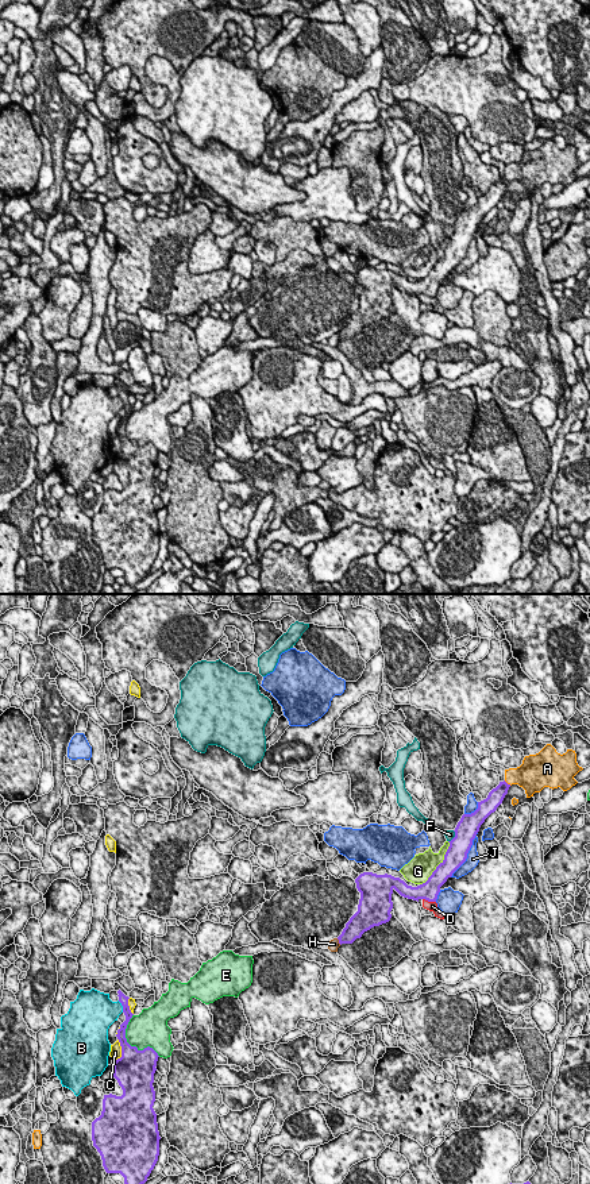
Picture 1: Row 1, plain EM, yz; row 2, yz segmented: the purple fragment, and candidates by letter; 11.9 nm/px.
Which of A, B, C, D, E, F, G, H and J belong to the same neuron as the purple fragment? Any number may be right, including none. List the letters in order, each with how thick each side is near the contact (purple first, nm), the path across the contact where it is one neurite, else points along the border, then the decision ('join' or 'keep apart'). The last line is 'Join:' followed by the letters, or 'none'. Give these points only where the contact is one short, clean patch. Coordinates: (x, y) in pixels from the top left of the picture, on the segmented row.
A: 190 nm thick on the purple side, 280 nm on the other; keep apart
B: 120 nm thick on the purple side, 340 nm on the other; keep apart
C: 420 nm thick on the purple side, 130 nm on the other; keep apart
D: 240 nm thick on the purple side, 130 nm on the other; border along yz (423, 898), (435, 902); keep apart
E: 360 nm thick on the purple side, 400 nm on the other; keep apart
F: 260 nm thick on the purple side, 120 nm on the other; border along yz (454, 830), (454, 836), (448, 841); keep apart
G: 260 nm thick on the purple side, 300 nm on the other; keep apart
H: 240 nm thick on the purple side, 130 nm on the other; border along yz (336, 938), (340, 944); keep apart
J: 260 nm thick on the purple side, 160 nm on the other; keep apart
Join: none

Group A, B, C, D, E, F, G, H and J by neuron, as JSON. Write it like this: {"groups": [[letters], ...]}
{"groups": [["A"], ["B"], ["C"], ["D", "J"], ["E"], ["F"], ["G"], ["H"]]}

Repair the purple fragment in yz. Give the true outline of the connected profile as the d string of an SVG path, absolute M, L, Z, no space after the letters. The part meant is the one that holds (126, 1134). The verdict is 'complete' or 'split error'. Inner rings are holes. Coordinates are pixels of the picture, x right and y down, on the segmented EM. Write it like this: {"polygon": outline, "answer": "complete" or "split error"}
{"polygon": "M120 990L117 994L126 1021L116 1034L122 1057L112 1067L123 1095L104 1095L101 1115L92 1122L92 1141L107 1173L120 1173L124 1184L144 1184L159 1156L161 1137L153 1108L159 1056L150 1046L139 1050L127 1042L126 1029L134 1014L130 998Z", "answer": "complete"}

